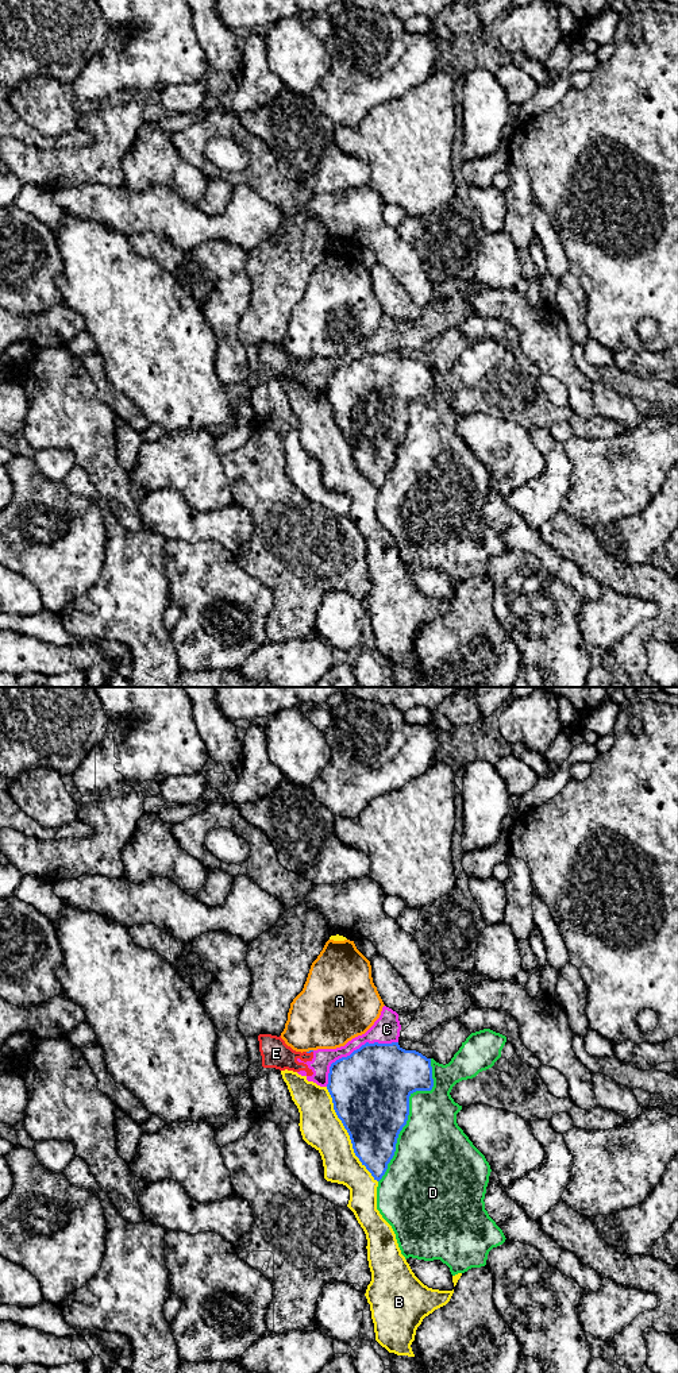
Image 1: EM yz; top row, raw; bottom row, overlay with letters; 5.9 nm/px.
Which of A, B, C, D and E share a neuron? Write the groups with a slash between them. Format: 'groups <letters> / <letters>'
groups A / B / C E / D

